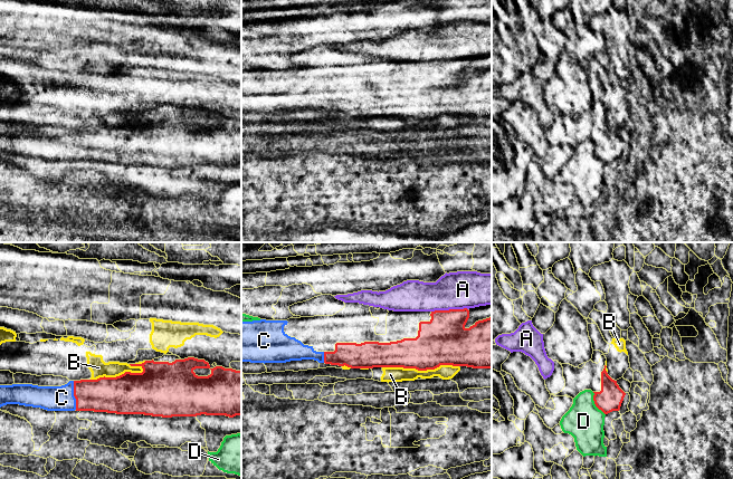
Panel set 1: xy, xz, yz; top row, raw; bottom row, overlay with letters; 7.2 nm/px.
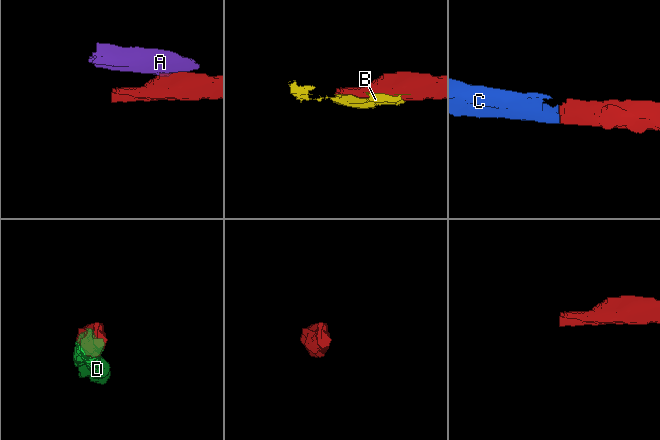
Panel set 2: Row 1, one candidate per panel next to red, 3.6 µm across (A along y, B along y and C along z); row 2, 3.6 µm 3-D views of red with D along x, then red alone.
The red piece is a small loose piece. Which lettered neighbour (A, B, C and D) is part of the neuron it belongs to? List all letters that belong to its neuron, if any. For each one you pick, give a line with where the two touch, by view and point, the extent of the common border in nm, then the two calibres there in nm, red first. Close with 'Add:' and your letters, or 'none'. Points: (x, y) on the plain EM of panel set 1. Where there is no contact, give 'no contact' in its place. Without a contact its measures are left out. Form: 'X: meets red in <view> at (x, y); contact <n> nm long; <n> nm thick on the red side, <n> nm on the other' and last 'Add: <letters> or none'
C: meets red in xy at (74, 145); contact 200 nm long; 260 nm thick on the red side, 180 nm on the other
Add: C

